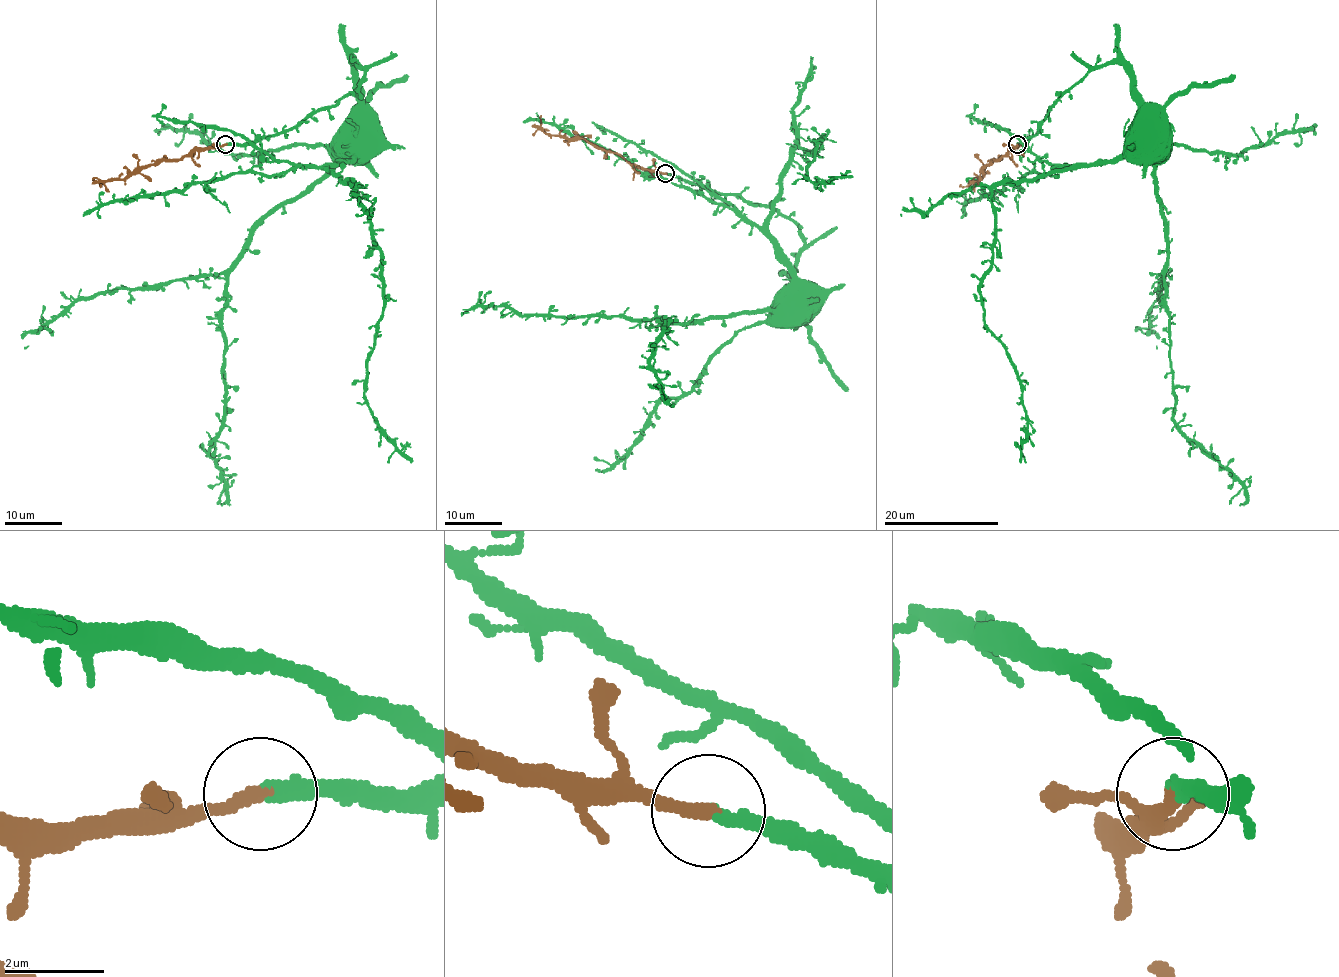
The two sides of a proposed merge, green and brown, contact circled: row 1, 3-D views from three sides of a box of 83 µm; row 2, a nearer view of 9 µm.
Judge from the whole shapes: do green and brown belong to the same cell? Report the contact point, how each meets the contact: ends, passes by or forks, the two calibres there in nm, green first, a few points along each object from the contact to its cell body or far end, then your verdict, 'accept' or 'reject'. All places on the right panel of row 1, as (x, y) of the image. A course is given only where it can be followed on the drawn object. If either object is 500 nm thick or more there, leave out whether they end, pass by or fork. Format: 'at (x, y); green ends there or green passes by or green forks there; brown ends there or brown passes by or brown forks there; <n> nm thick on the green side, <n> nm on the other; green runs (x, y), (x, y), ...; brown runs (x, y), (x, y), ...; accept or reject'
at (1017, 144); green ends there; brown ends there; 260 nm thick on the green side, 280 nm on the other; green runs (1017, 144), (1051, 164), (1129, 157), (1154, 165), (1173, 422), (1242, 485), (1239, 505); brown runs (1017, 144), (982, 170), (981, 178), (965, 187), (959, 184); accept

